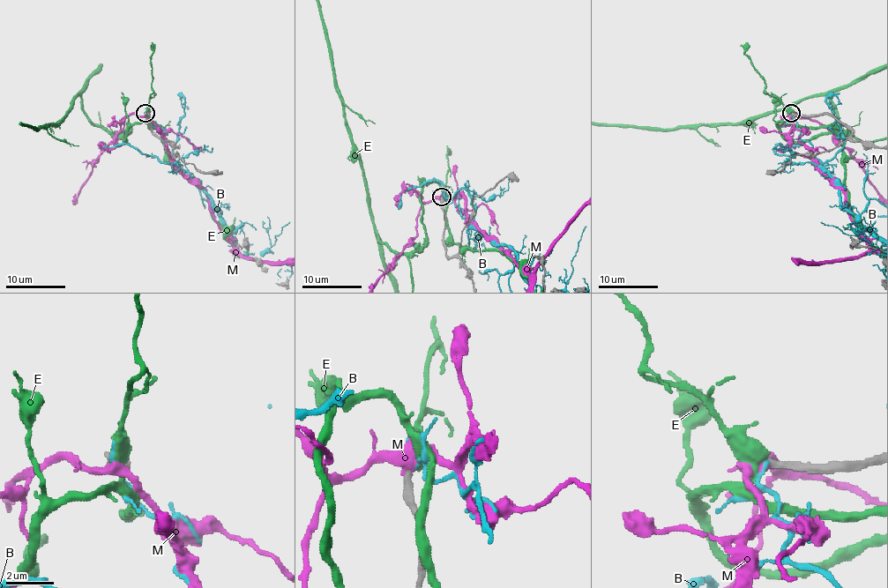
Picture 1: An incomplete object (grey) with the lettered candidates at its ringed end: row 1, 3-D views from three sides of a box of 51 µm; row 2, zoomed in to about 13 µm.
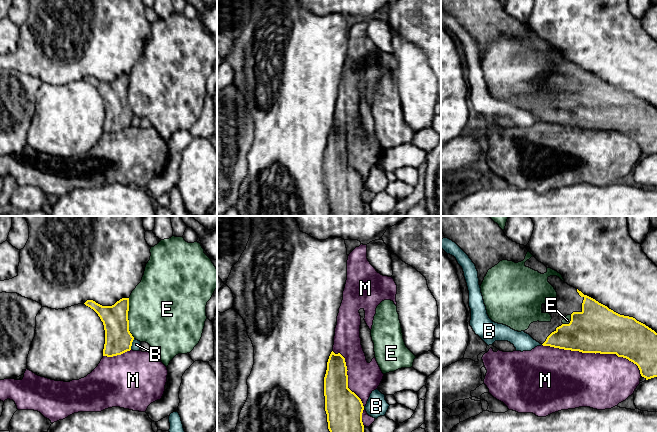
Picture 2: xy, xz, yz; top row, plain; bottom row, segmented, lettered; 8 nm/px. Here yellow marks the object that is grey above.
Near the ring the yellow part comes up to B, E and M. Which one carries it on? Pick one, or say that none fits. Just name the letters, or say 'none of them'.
none of them

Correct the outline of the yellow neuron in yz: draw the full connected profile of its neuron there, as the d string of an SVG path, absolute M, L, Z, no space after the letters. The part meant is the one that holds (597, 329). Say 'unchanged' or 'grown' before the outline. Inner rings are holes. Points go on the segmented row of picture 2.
grown; M557 276L548 277L548 282L557 292L557 297L548 305L542 304L542 313L549 313L552 317L550 322L533 322L524 332L543 346L579 351L582 353L616 354L636 364L640 374L646 380L657 377L657 333L637 321L633 317L620 315L595 299L584 295L578 289L568 285Z

